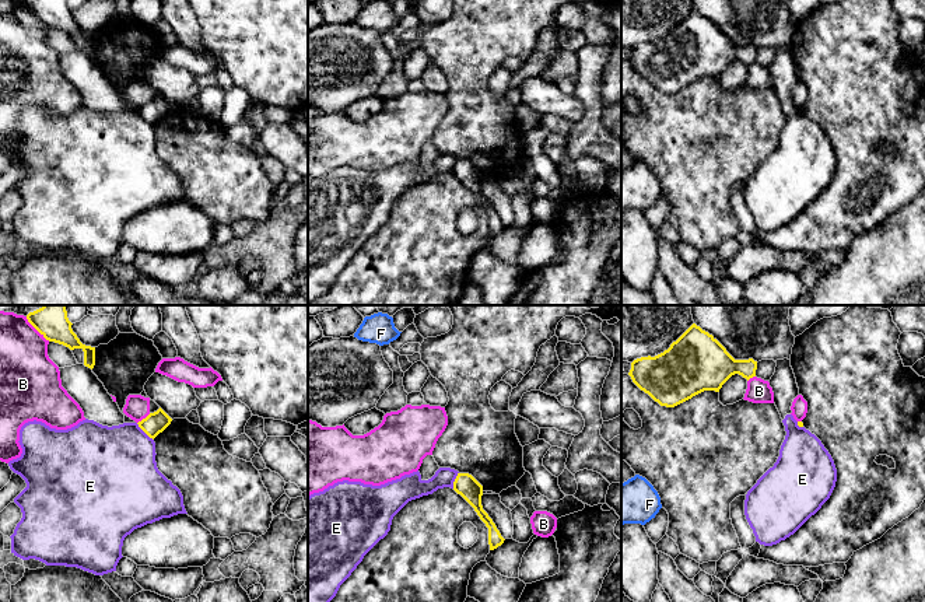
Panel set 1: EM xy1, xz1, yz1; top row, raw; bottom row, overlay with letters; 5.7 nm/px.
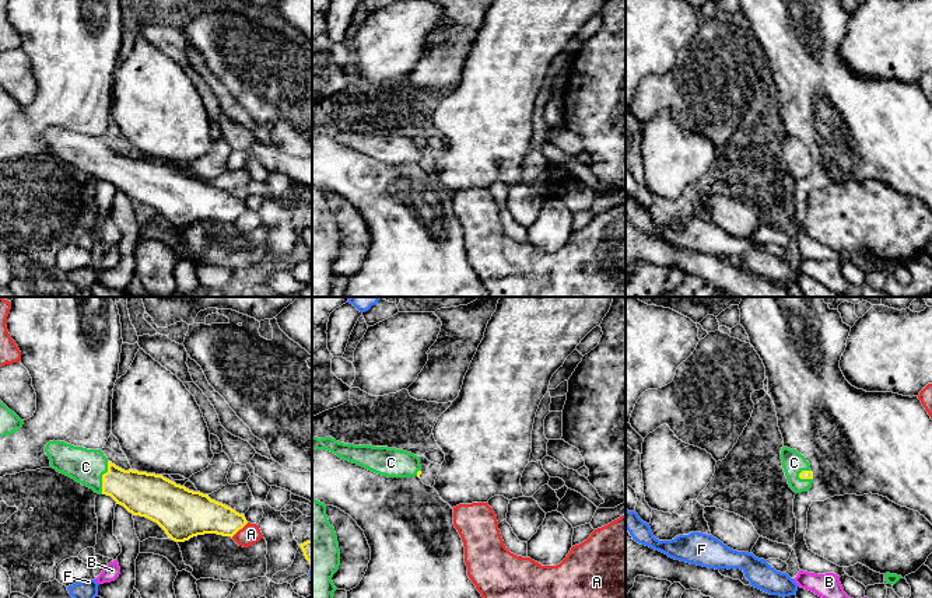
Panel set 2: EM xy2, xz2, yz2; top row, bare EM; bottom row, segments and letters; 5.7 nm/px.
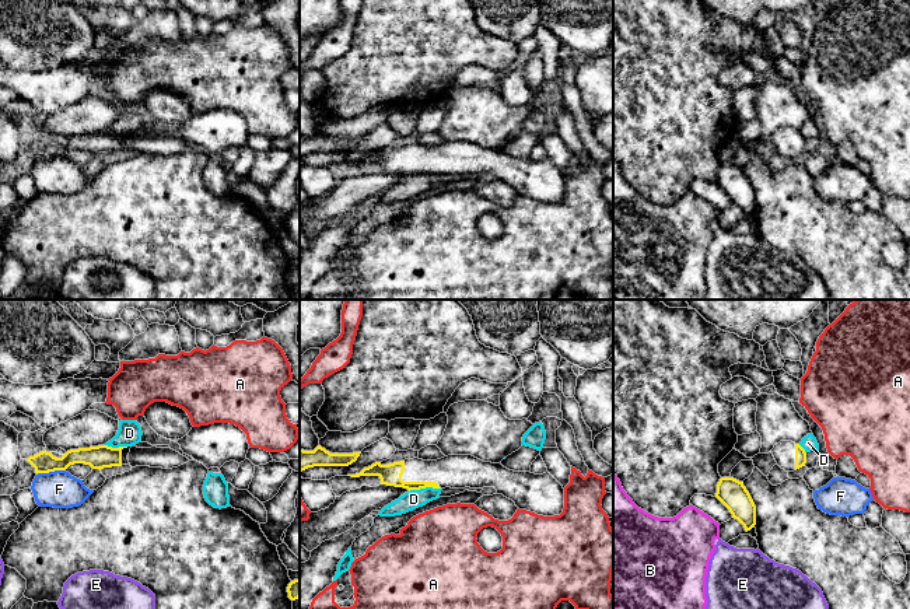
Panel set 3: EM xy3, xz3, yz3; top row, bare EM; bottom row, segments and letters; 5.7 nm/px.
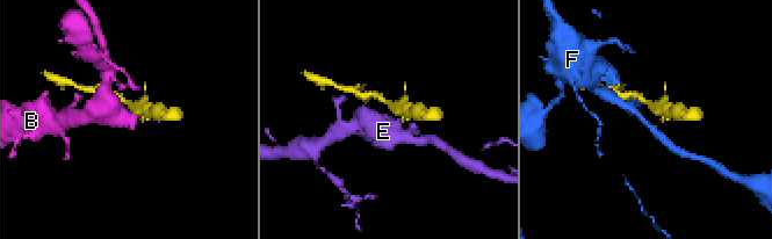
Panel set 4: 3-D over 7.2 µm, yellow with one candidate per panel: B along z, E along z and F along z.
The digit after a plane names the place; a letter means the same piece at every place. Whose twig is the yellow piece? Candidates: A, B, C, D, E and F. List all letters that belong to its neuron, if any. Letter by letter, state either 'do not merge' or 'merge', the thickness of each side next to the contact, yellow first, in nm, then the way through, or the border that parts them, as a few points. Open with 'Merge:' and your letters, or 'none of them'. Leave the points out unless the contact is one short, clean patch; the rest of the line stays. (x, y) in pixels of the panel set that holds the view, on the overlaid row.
Merge: C
A: do not merge; 220 nm thick on the yellow side, 120 nm on the other; border along xy2 (248, 523), (231, 537)
B: do not merge; 190 nm thick on the yellow side, 300 nm on the other
C: merge; 240 nm thick on the yellow side, 200 nm on the other; runs through xy2 (140, 493), (102, 478), (86, 467)
D: do not merge; 130 nm thick on the yellow side, 110 nm on the other; border along xz3 (440, 487), (420, 487), (409, 492)
E: do not merge; 120 nm thick on the yellow side, 460 nm on the other; border along xy1 (136, 423), (153, 440)
F: do not merge; 130 nm thick on the yellow side, 220 nm on the other; border along xy3 (65, 469), (37, 475)

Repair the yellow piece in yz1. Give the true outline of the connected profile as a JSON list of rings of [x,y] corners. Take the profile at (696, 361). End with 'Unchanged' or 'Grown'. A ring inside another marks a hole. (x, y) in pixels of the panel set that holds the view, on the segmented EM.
[[[693,323],[668,350],[631,363],[633,382],[661,406],[675,407],[704,391],[719,392],[735,374],[756,377],[757,361],[735,360],[708,332]]]. Unchanged

